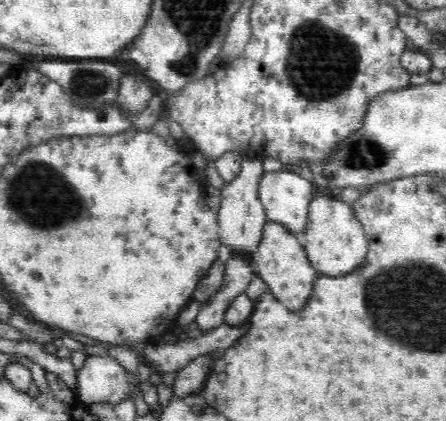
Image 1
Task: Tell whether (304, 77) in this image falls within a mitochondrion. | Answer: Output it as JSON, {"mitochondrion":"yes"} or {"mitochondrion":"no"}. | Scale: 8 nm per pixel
{"mitochondrion":"yes"}

